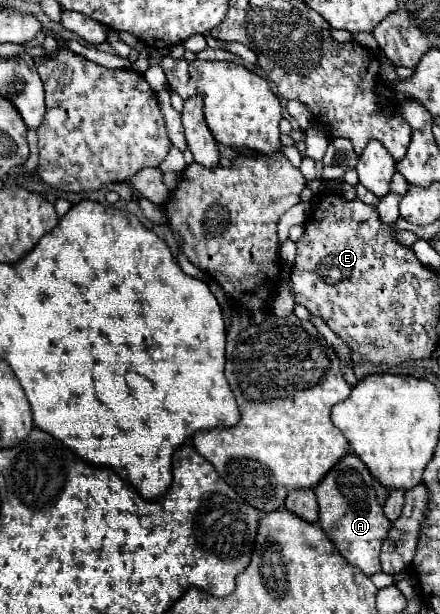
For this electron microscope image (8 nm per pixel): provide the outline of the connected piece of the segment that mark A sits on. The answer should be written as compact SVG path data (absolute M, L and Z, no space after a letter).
M346 453L336 467L332 467L324 479L314 487L320 517L318 523L326 531L326 535L334 541L336 549L344 559L356 567L360 567L368 577L380 573L380 547L390 531L390 519L386 519L382 505L378 503L374 477L362 459L354 453Z

